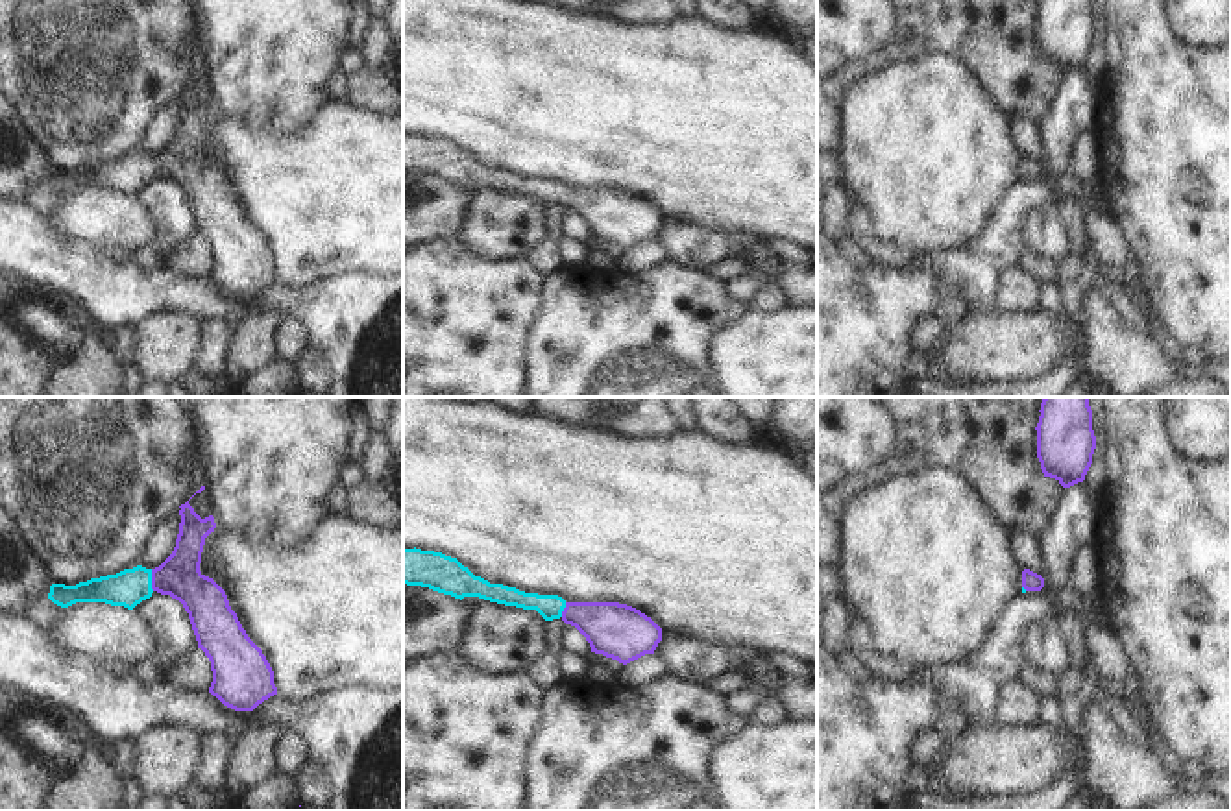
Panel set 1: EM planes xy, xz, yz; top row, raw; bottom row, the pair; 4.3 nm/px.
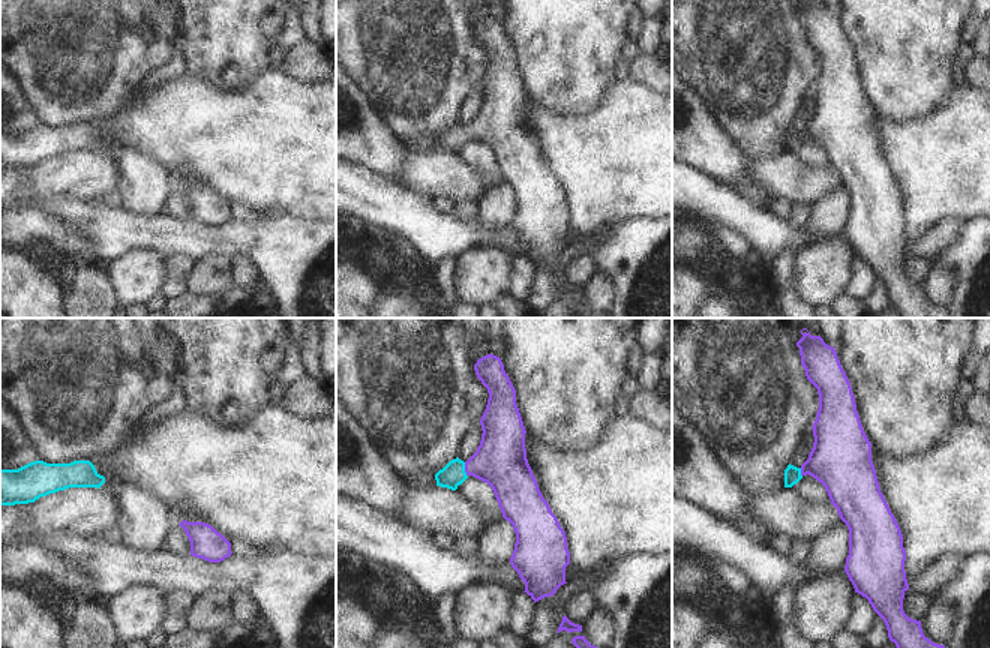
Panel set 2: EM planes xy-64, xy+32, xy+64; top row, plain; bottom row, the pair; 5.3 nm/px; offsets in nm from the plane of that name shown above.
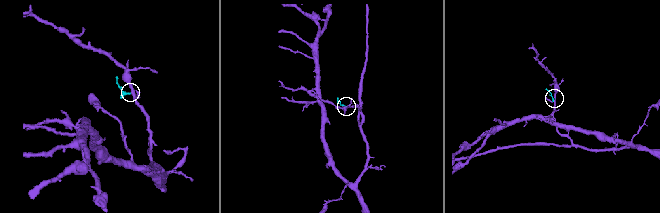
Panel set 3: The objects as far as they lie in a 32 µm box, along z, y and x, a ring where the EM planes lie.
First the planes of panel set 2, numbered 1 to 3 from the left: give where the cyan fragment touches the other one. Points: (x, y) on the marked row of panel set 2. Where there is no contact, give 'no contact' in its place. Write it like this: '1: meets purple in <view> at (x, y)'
1: no contact
2: meets purple in xy+32 at (465, 470)
3: meets purple in xy+64 at (801, 473)

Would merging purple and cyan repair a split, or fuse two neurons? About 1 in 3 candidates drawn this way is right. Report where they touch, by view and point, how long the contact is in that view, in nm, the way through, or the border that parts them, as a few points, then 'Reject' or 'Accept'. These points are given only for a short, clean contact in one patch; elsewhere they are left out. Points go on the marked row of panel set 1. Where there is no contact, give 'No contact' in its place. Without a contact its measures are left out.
Touches purple at xy (152, 581). Shared border 100 nm. Path across: xy (180, 577), (152, 581), (128, 588). Accept.

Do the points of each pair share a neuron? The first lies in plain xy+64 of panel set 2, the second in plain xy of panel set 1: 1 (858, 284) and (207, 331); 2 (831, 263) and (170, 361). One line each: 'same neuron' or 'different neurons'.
1: same neuron
2: same neuron

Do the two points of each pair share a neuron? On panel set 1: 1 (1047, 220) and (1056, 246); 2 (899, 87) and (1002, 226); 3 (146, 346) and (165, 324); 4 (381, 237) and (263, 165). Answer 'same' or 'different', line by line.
1: same
2: different
3: same
4: same

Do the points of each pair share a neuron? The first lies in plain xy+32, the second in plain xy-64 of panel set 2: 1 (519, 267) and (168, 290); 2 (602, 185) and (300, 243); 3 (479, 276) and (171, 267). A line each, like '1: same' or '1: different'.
1: same
2: different
3: different

